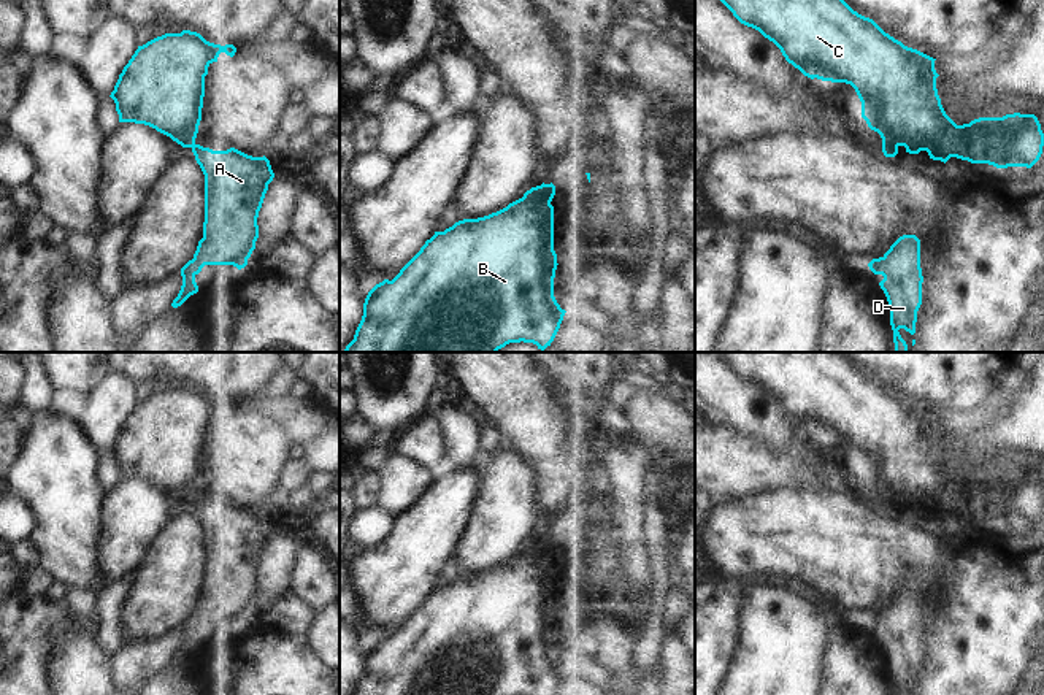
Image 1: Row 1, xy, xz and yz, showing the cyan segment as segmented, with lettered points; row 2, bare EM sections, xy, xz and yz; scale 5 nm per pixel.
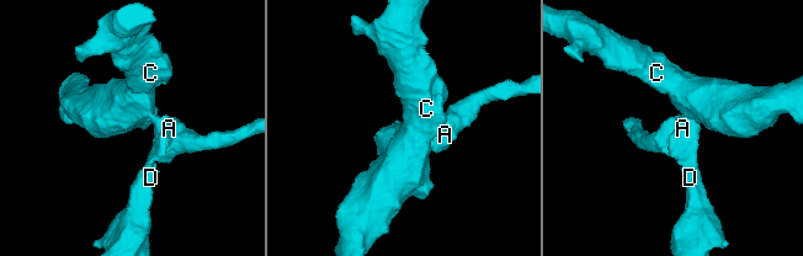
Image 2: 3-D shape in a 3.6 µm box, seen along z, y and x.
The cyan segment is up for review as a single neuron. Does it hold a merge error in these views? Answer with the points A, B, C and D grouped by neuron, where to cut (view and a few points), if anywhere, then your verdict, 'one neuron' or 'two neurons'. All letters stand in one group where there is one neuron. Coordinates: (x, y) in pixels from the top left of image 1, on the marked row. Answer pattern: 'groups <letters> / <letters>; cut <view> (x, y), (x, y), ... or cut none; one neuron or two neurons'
groups A D / B C; cut yz (882, 143), (897, 148); two neurons

